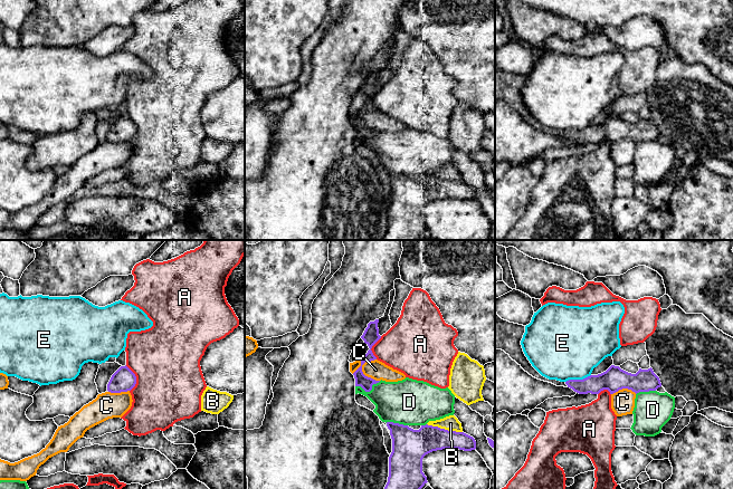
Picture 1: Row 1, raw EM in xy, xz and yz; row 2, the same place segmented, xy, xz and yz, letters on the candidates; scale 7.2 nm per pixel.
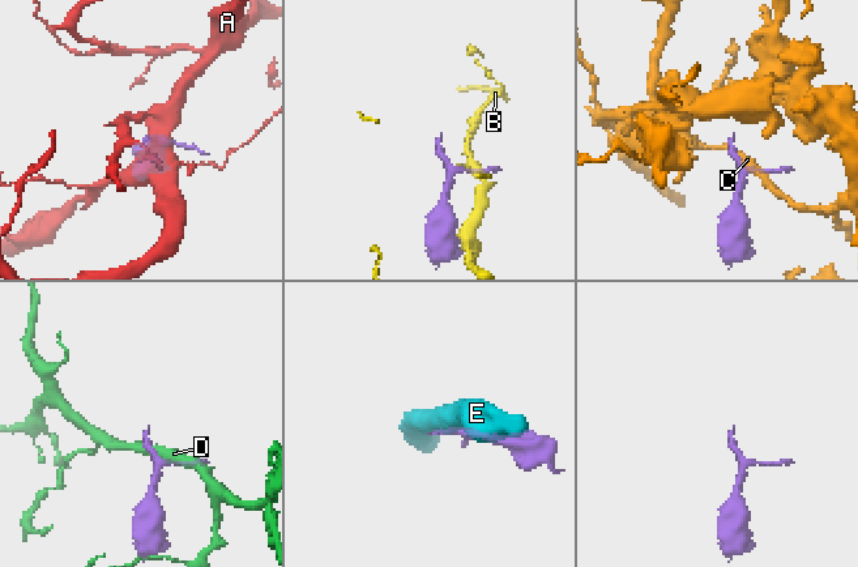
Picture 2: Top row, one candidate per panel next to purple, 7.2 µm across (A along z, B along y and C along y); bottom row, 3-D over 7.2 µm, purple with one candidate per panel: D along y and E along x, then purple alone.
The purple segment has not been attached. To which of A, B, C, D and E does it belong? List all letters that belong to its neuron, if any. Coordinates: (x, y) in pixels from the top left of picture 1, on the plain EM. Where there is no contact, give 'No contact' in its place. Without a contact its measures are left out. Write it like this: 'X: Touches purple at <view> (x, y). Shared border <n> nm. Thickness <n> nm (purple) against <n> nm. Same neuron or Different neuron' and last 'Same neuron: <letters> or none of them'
A: Touches purple at xy (135, 128). Shared border 190 nm. Thickness 170 nm (purple) against 480 nm. Different neuron
B: Touches purple at xz (444, 179). Shared border 260 nm. Thickness 220 nm (purple) against 110 nm. Different neuron
C: Touches purple at xz (363, 124). Shared border 220 nm. Thickness 90 nm (purple) against 140 nm. Different neuron
D: Touches purple at xz (369, 141). Shared border 190 nm. Thickness 90 nm (purple) against 300 nm. Different neuron
E: Touches purple at yz (578, 130). Shared border 190 nm. Thickness 160 nm (purple) against 480 nm. Different neuron
Same neuron: none of them

